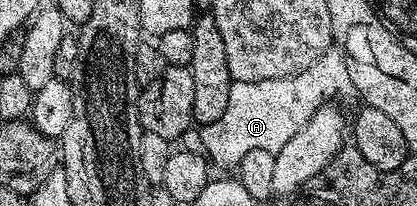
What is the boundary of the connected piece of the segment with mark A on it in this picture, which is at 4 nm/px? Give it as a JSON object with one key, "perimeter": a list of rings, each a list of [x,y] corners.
{"perimeter":[[[339,47],[328,49],[314,66],[306,66],[290,78],[278,78],[266,82],[233,82],[230,98],[222,118],[203,125],[200,131],[200,144],[205,156],[213,165],[235,169],[242,157],[250,150],[270,150],[277,152],[298,130],[312,118],[319,108],[325,107],[335,96],[344,96],[353,91],[352,79],[348,73],[348,58]]]}

